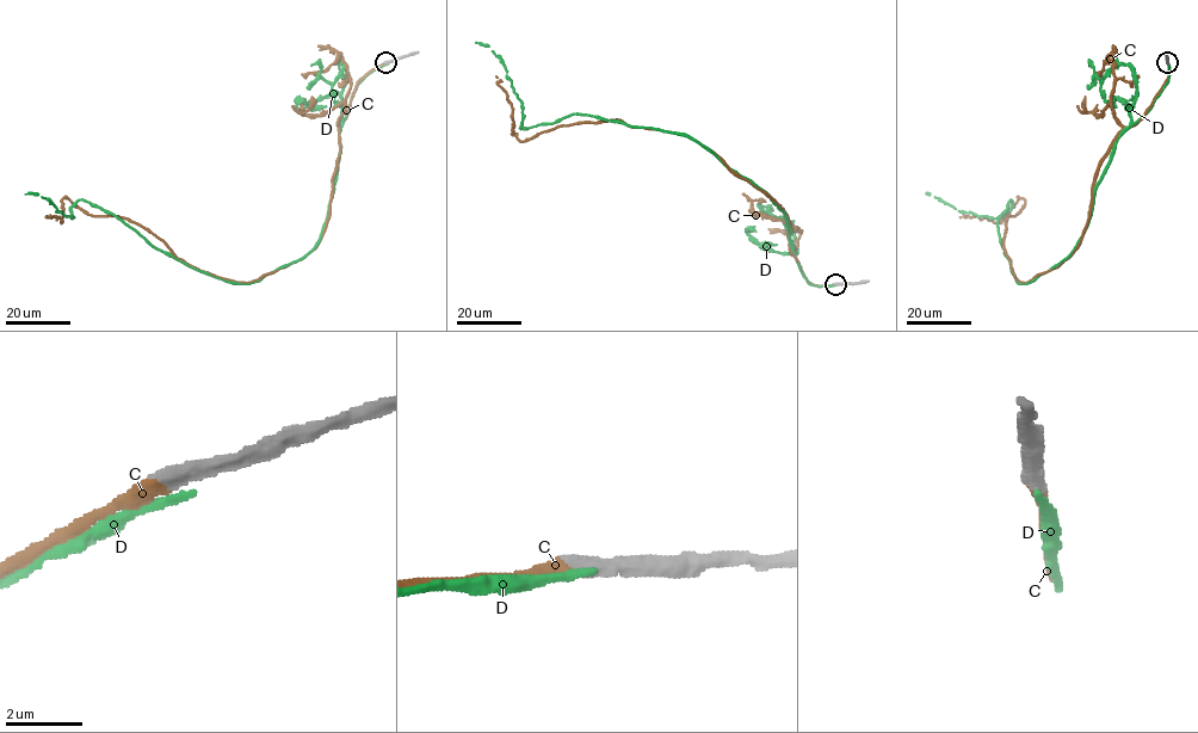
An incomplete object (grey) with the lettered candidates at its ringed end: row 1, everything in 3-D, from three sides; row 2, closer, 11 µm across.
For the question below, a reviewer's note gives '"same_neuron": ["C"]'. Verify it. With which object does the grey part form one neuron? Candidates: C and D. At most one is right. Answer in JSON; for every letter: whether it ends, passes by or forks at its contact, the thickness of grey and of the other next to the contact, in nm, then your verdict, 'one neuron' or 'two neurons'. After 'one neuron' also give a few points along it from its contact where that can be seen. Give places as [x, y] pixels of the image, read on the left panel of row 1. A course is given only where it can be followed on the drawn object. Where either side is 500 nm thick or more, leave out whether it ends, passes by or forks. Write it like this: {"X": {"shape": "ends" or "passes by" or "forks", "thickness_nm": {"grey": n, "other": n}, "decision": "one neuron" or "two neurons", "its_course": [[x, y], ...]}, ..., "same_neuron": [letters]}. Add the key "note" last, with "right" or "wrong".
{"C": {"thickness_nm": {"grey": 500, "other": 360}, "decision": "one neuron", "its_course": [[386, 63], [338, 125], [320, 241], [255, 281], [202, 271], [65, 197], [62, 222], [44, 216]]}, "D": {"thickness_nm": {"grey": 550, "other": 260}, "decision": "two neurons"}, "same_neuron": ["C"], "note": "right"}

